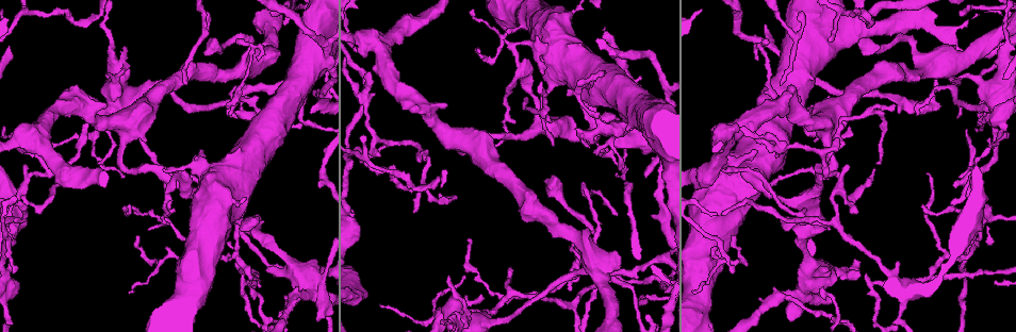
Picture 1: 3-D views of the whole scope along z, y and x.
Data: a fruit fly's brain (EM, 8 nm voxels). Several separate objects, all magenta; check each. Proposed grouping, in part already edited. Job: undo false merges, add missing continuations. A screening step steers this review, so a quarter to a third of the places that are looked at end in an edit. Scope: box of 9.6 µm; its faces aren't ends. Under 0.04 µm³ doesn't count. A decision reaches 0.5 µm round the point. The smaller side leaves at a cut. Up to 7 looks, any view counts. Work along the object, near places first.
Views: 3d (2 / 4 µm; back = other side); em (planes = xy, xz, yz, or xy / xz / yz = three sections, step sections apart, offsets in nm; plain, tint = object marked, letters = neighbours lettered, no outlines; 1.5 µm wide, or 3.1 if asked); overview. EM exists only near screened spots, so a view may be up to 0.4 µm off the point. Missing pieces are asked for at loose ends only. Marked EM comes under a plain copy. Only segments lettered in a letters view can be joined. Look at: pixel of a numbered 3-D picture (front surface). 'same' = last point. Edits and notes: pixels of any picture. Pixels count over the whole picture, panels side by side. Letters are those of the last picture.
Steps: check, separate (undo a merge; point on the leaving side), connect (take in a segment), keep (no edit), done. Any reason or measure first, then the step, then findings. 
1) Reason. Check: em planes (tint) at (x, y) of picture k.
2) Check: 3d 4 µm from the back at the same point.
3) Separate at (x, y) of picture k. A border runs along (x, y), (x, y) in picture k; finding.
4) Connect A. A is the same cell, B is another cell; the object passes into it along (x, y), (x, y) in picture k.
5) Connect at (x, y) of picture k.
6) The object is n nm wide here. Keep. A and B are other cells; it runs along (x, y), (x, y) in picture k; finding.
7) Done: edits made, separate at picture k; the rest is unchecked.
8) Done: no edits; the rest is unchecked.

Sharp bend. Check: 3d 4 µm at (997, 115) of picture 1.

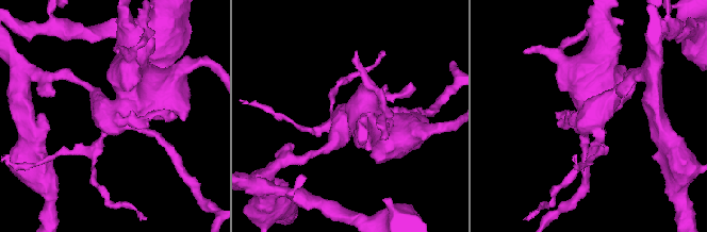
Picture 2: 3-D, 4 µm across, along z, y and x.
Check: em 3.1 µm planes (letters) at (589, 116) of picture 2.

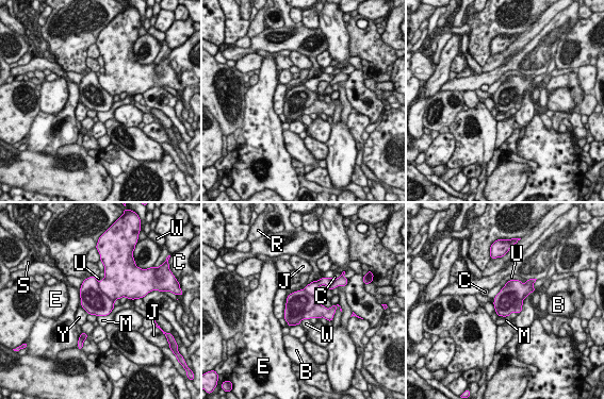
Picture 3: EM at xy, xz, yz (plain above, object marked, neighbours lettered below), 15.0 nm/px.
The longest contact is with U, 600 nm. Separate at (300, 302) of picture 3. B, C, E, J, M, R, S, U, W and Y are other cells; a border runs along (305, 289), (316, 302), (304, 317) in picture 3; two neurons meet here.

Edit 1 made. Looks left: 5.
Free end. Check: em planes (letters) at (575, 279) of picture 1.

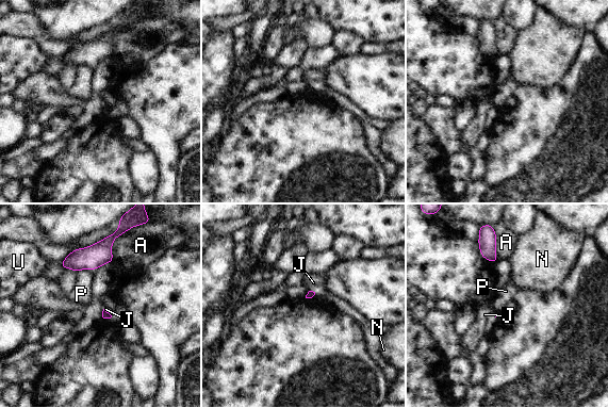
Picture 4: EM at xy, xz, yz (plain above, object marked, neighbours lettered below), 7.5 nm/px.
The longest contact is with A, 260 nm. Keep. A, J, N, P and U are other cells; no lettered segment goes on from it.

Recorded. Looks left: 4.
Done: edits made, separate at picture 3; the rest is unchecked.

